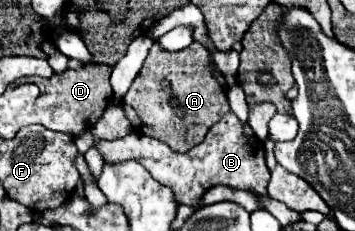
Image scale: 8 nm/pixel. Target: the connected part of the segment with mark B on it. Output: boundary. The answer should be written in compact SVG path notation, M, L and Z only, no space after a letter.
M230 111L220 119L206 135L206 139L186 153L176 153L162 141L148 135L126 135L116 141L96 141L105 163L122 163L124 161L142 161L142 165L163 185L171 188L174 201L178 205L190 205L194 209L204 207L202 195L216 185L228 185L232 189L252 191L256 195L266 195L266 185L270 171L266 167L264 143L258 137L248 137L244 133L242 121Z

